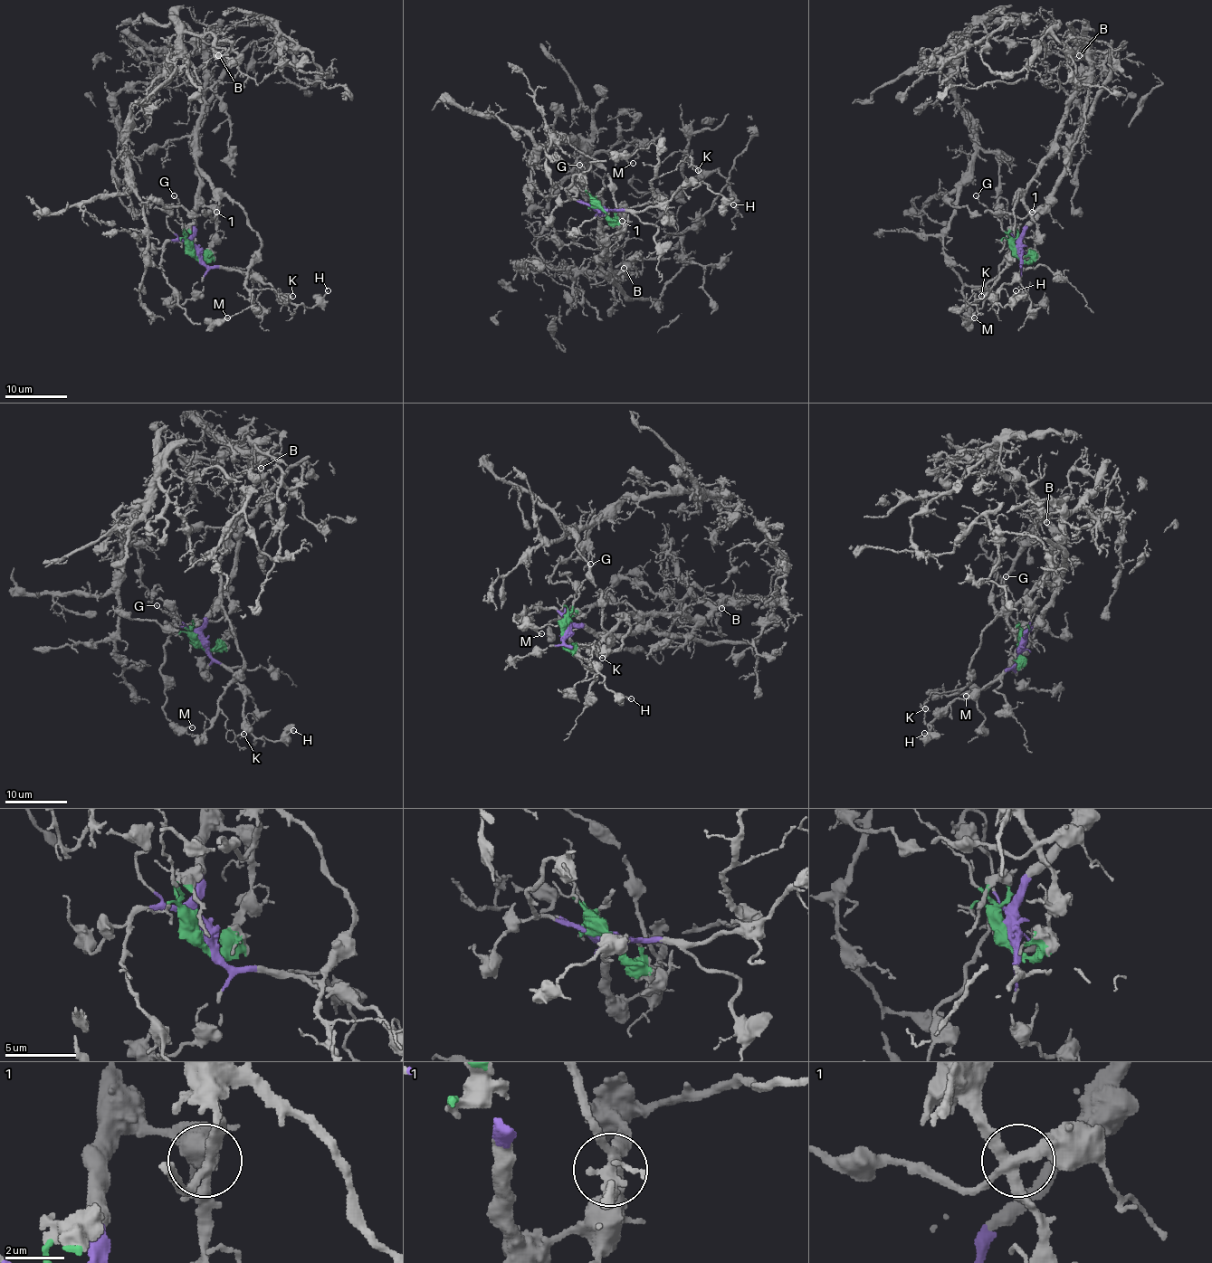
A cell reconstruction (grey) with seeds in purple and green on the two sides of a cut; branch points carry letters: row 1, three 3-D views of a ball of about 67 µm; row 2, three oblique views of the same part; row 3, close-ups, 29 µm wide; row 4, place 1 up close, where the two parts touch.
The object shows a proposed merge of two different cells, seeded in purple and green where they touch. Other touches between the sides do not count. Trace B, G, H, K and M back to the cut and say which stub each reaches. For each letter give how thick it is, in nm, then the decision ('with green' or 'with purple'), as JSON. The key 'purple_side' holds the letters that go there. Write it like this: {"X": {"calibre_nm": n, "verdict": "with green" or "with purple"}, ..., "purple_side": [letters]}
{"B": {"calibre_nm": 160, "verdict": "with green"}, "G": {"calibre_nm": 110, "verdict": "with green"}, "H": {"calibre_nm": 130, "verdict": "with purple"}, "K": {"calibre_nm": 120, "verdict": "with green"}, "M": {"calibre_nm": 130, "verdict": "with purple"}, "purple_side": ["H", "M"]}

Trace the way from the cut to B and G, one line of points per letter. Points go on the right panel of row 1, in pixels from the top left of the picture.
B: (1018, 252), (1029, 259), (1035, 232), (1025, 189), (1088, 72), (1090, 46), (1079, 55)
G: (1018, 252), (998, 220), (977, 195)

